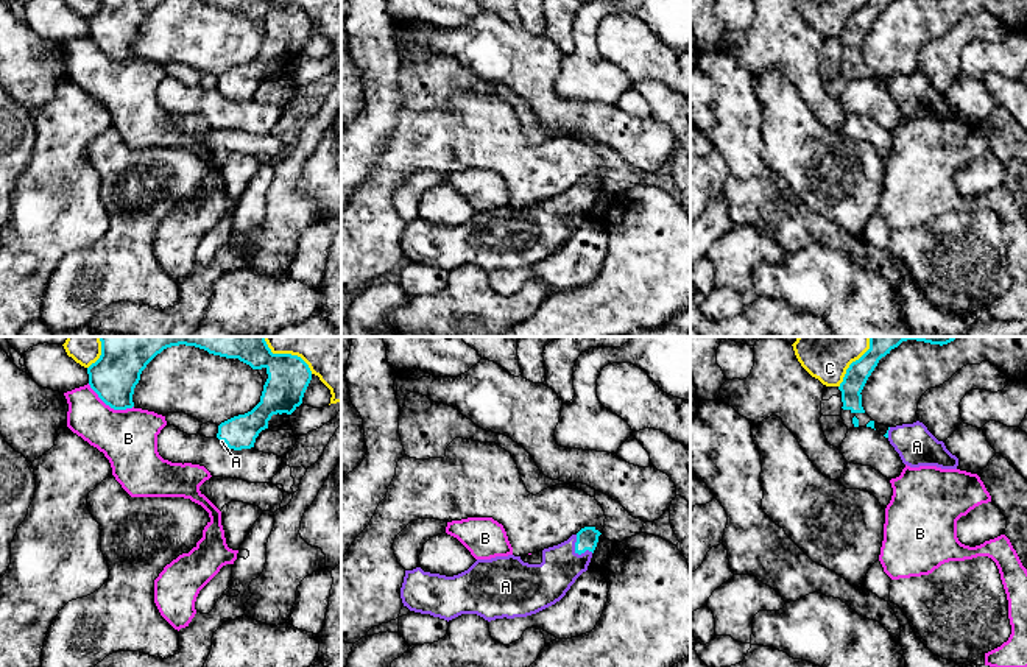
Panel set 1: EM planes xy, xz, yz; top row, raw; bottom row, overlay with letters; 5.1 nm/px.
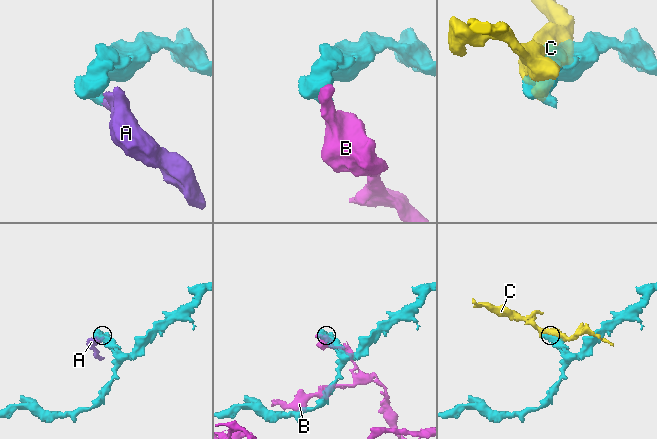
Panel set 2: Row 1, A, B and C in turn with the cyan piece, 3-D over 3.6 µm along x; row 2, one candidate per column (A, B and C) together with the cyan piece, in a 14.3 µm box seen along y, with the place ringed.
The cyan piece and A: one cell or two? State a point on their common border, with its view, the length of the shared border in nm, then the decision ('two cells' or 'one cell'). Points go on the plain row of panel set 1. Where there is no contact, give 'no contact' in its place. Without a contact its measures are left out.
contact xz (577, 203); length 130 nm; one cell

